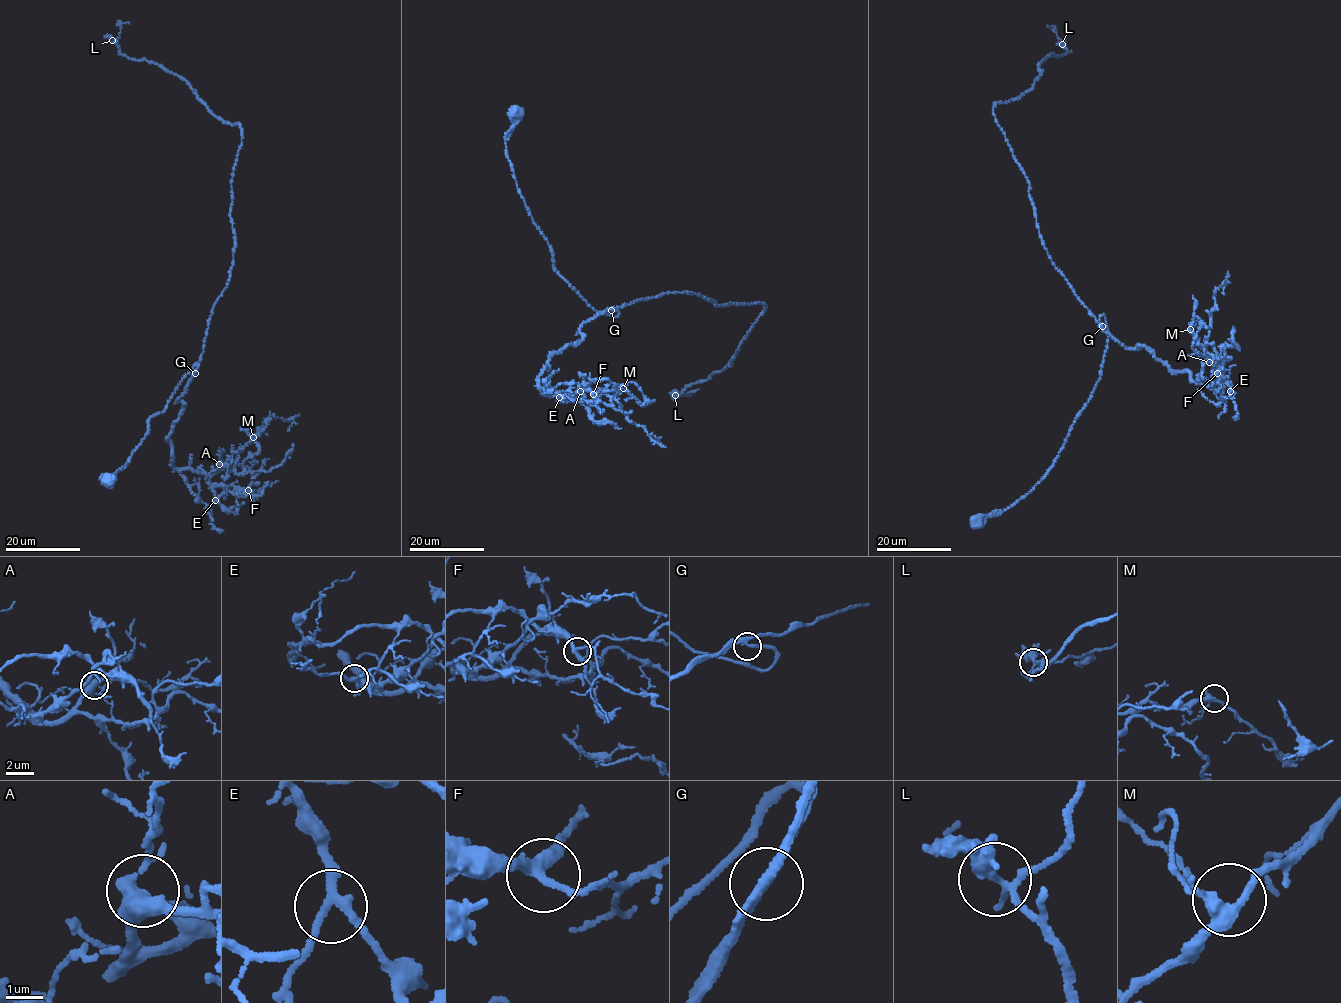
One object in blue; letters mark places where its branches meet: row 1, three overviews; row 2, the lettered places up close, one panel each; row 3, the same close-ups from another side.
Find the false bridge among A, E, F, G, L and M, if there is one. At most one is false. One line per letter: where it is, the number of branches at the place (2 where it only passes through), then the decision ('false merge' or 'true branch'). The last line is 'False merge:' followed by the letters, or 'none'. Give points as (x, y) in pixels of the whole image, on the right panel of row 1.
A: (1209, 362) | 3 | true branch
E: (1230, 391) | 3 | true branch
F: (1217, 373) | 3 | true branch
G: (1102, 326) | 3 | true branch
L: (1062, 44) | 3 | true branch
M: (1190, 329) | 4 | true branch
False merge: none

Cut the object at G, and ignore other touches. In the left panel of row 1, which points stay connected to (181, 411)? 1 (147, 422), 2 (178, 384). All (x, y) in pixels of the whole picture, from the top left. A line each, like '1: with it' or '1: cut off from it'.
1: cut off from it
2: cut off from it

